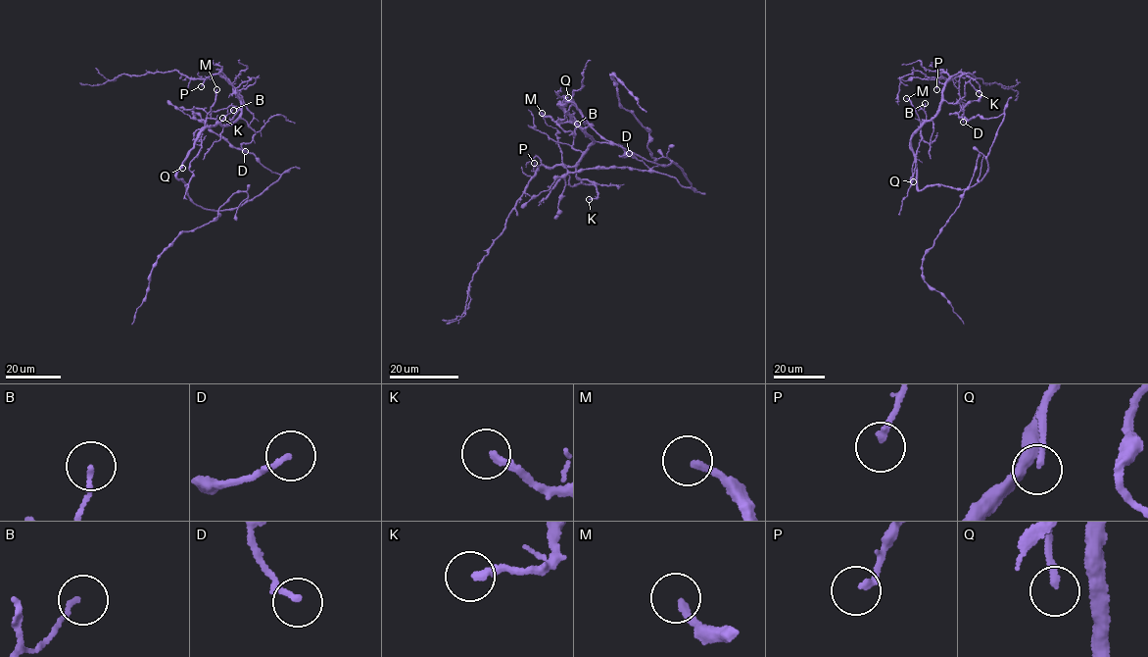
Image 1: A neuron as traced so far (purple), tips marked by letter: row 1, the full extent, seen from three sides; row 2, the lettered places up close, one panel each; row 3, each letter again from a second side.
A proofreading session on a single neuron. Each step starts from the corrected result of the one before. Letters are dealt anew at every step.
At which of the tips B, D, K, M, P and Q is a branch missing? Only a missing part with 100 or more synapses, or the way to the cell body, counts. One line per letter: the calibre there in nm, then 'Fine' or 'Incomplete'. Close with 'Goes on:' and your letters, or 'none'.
B: Thickness 130 nm. Fine
D: Thickness 190 nm. Fine
K: Thickness 200 nm. Fine
M: Thickness 200 nm. Fine
P: Thickness 170 nm. Fine
Q: Thickness 120 nm. Incomplete
Goes on: Q

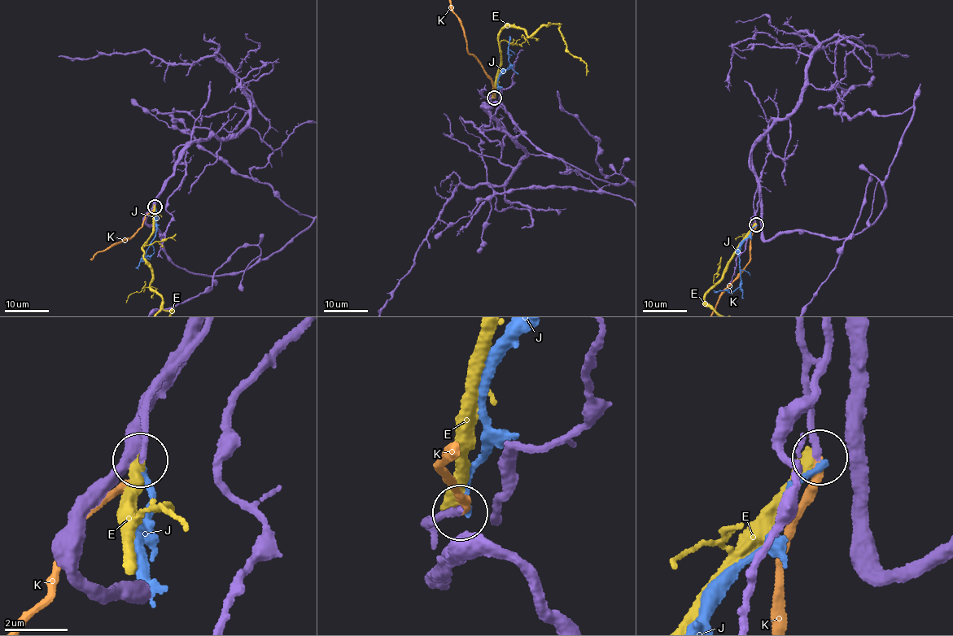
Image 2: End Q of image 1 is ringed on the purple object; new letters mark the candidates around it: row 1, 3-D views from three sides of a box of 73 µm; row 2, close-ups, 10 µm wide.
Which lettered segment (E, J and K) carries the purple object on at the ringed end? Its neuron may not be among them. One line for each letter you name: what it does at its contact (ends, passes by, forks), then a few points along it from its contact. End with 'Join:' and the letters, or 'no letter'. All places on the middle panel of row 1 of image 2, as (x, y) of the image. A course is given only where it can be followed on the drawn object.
K: it ends
Join: K

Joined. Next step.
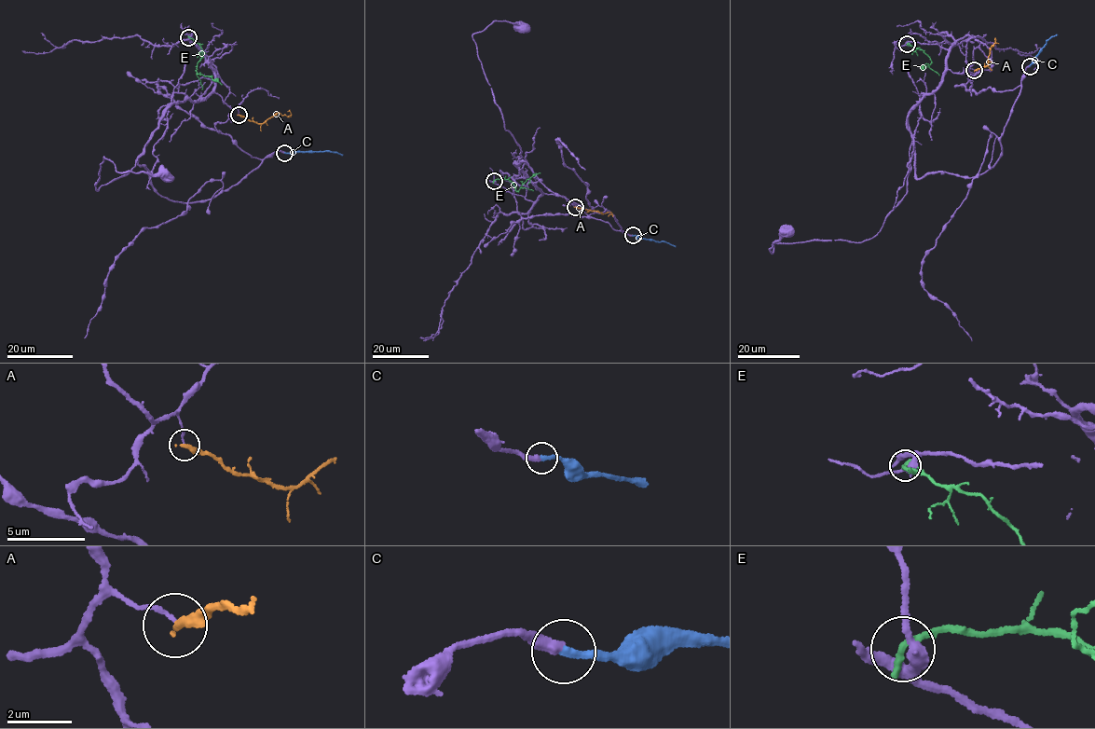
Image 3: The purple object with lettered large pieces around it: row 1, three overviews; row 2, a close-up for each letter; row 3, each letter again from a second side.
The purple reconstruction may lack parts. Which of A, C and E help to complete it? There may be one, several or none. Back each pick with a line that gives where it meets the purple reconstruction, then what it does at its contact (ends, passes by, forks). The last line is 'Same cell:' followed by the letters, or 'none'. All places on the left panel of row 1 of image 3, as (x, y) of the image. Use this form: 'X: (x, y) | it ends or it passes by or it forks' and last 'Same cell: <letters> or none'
C: (284, 153) | it ends
Same cell: C

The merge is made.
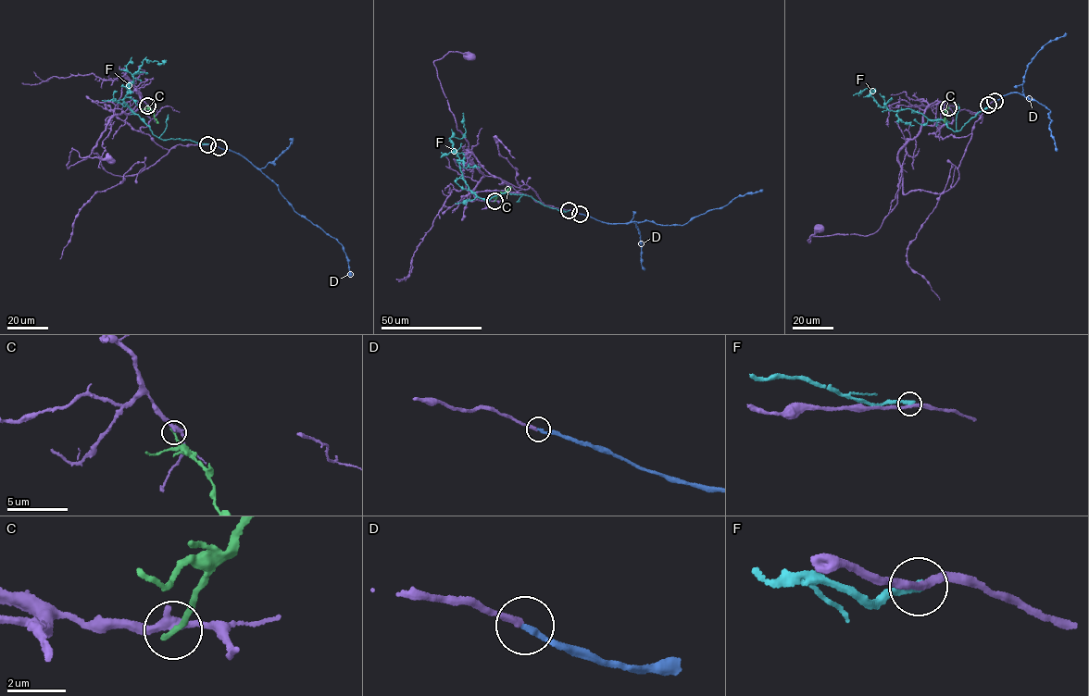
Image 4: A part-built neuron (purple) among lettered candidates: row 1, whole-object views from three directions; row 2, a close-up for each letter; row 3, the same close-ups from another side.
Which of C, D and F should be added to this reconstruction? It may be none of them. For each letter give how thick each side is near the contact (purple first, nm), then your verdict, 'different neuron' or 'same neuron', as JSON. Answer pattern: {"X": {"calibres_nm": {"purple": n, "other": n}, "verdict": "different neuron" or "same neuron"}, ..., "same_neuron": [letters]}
{"C": {"calibres_nm": {"purple": 340, "other": 200}, "verdict": "different neuron"}, "D": {"calibres_nm": {"purple": 240, "other": 220}, "verdict": "same neuron"}, "F": {"calibres_nm": {"purple": 240, "other": 320}, "verdict": "different neuron"}, "same_neuron": ["D"]}

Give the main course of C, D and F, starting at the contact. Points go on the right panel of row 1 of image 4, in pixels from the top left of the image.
C: (948, 107), (944, 122)
D: (995, 101), (1016, 92), (1046, 106), (1051, 112), (1049, 130), (1056, 151)
F: (988, 105), (954, 131), (946, 121), (909, 108), (879, 106), (870, 95), (875, 89), (853, 95)

